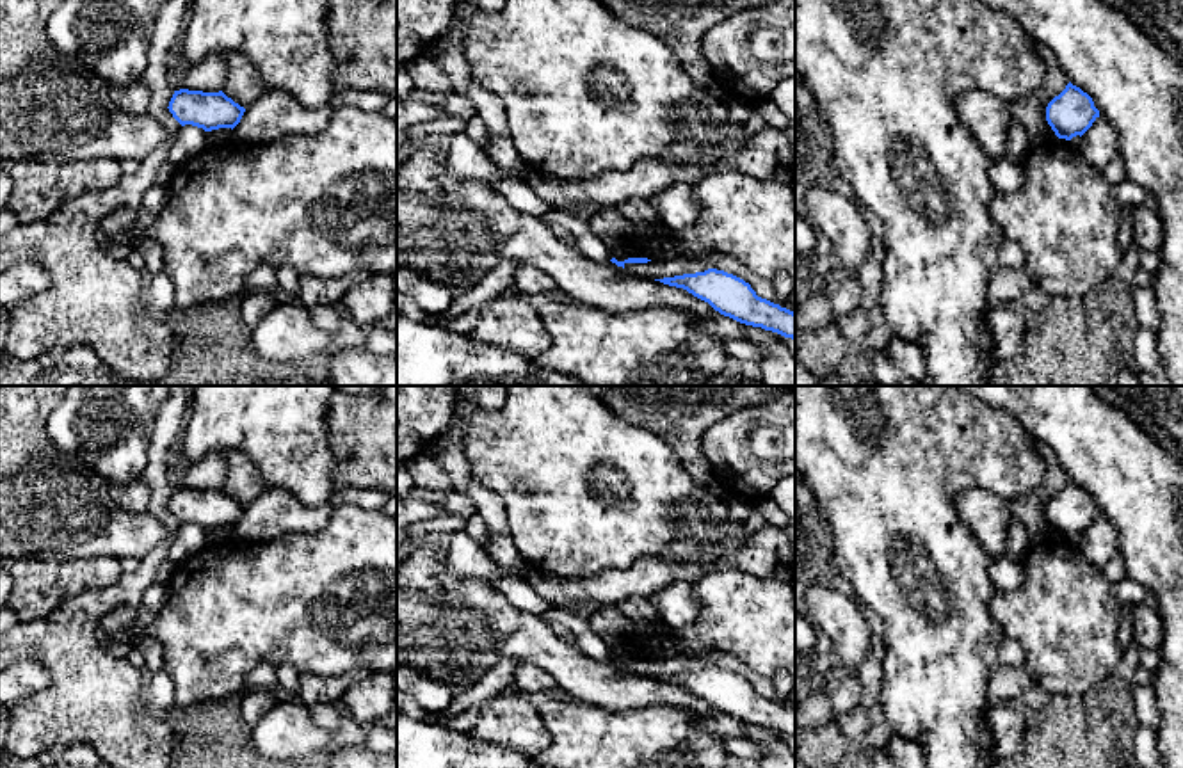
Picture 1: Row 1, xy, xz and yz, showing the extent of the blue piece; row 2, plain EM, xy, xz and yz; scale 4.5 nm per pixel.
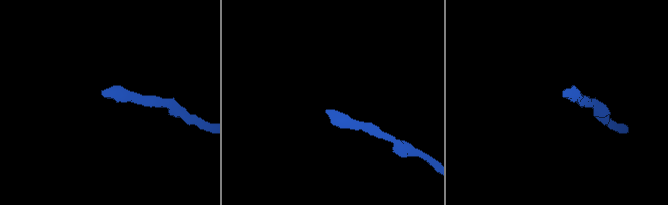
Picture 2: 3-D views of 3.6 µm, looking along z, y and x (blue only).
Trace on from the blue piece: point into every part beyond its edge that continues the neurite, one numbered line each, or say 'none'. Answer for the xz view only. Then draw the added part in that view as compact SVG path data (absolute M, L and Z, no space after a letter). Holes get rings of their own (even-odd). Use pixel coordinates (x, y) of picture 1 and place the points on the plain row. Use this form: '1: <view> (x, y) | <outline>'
none

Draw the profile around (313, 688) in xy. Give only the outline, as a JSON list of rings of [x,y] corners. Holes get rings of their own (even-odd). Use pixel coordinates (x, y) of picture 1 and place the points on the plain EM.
[[[359,668],[340,676],[322,677],[317,674],[301,674],[297,699],[308,708],[317,704],[336,704],[345,690],[363,681],[370,670]]]

